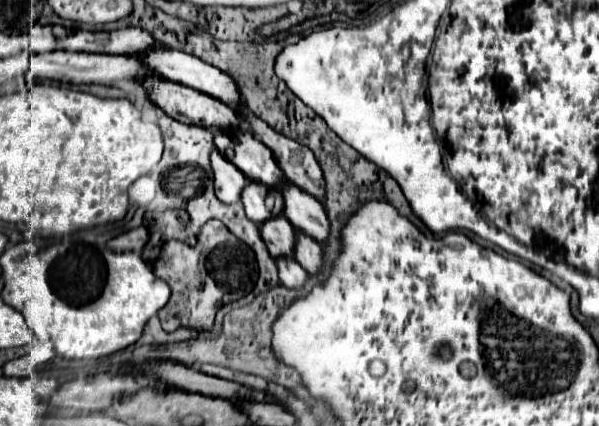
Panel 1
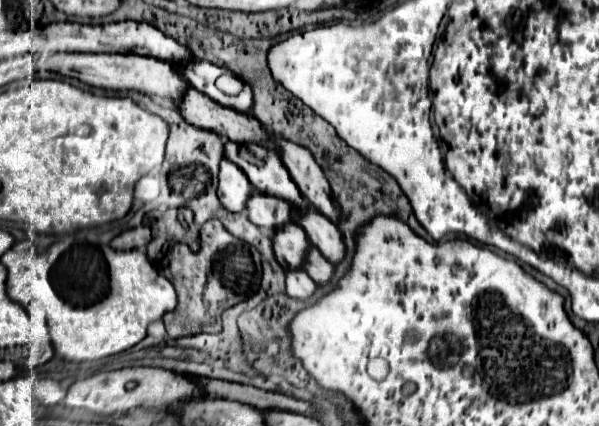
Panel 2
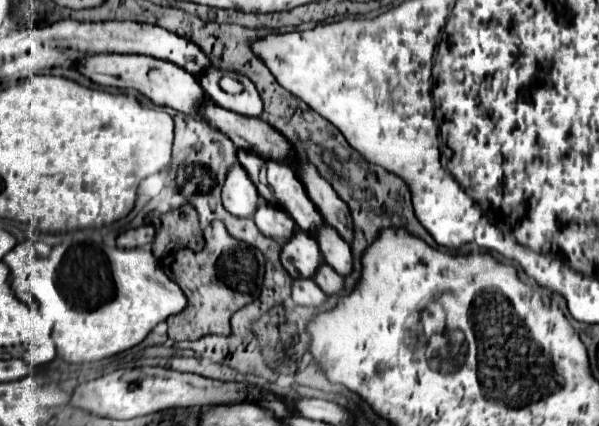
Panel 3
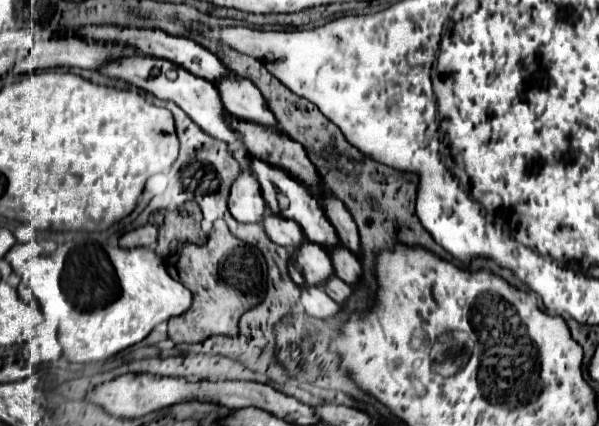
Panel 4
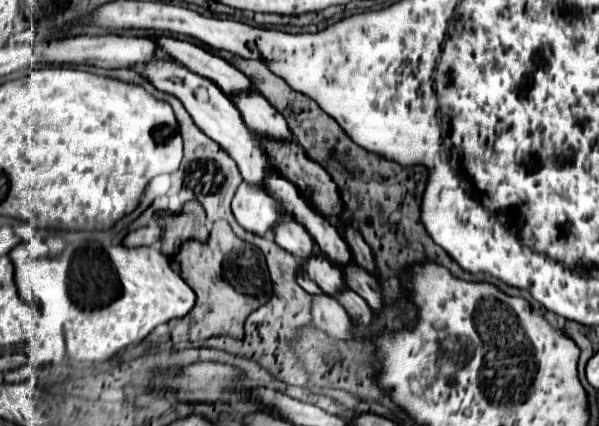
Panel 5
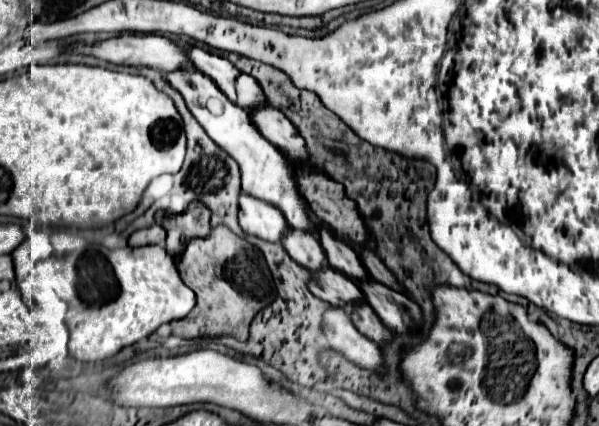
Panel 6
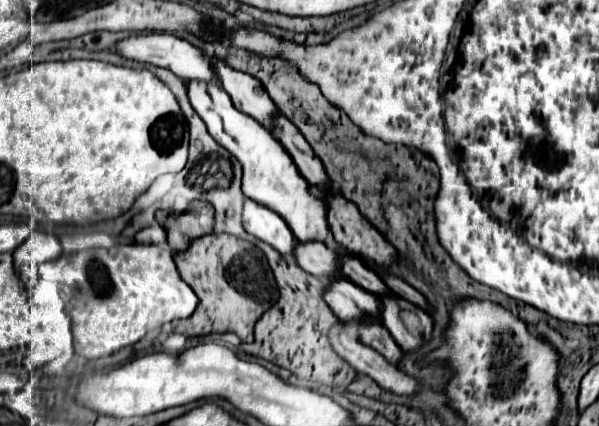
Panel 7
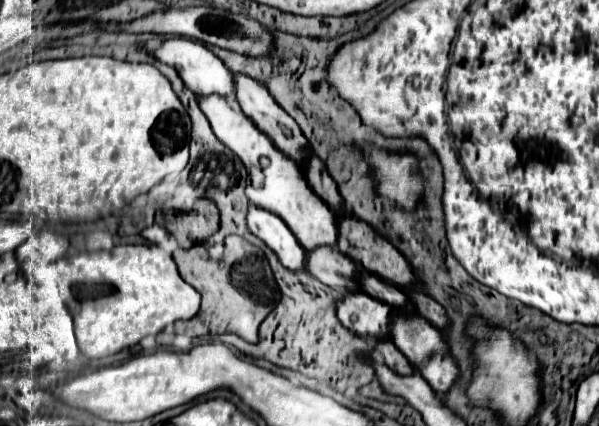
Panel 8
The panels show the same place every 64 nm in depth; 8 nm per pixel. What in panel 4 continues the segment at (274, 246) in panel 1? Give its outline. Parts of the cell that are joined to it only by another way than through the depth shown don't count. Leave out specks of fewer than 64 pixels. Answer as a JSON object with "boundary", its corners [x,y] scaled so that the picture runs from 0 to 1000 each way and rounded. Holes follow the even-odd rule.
{"boundary":[[[524,568],[501,577],[501,587],[484,601],[481,638],[497,671],[538,671],[541,657],[558,648],[548,592]]]}

